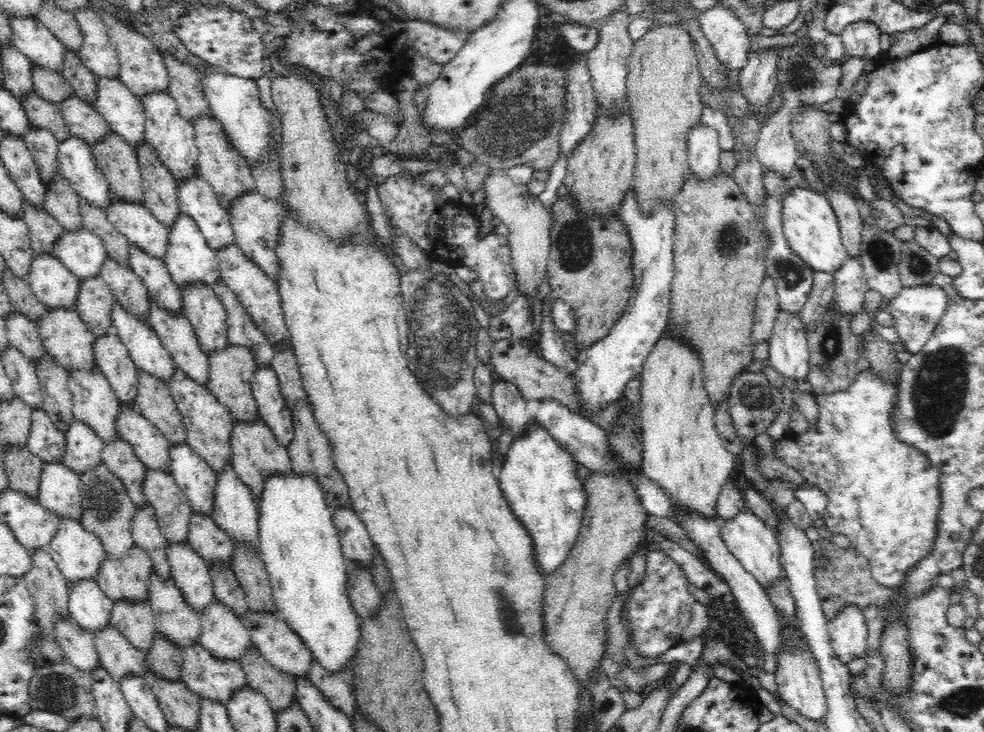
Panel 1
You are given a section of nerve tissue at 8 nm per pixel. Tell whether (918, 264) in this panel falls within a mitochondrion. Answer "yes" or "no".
yes

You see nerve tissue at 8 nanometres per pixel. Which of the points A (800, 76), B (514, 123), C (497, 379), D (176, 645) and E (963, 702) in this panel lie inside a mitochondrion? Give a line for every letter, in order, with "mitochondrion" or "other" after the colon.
A: mitochondrion
B: mitochondrion
C: other
D: other
E: mitochondrion

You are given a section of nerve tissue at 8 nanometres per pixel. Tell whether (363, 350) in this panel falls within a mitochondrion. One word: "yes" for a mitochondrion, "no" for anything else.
no

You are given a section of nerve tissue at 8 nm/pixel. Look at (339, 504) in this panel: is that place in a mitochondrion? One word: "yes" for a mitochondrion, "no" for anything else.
no

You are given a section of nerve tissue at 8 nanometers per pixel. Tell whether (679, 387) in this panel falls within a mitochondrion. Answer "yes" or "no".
no

